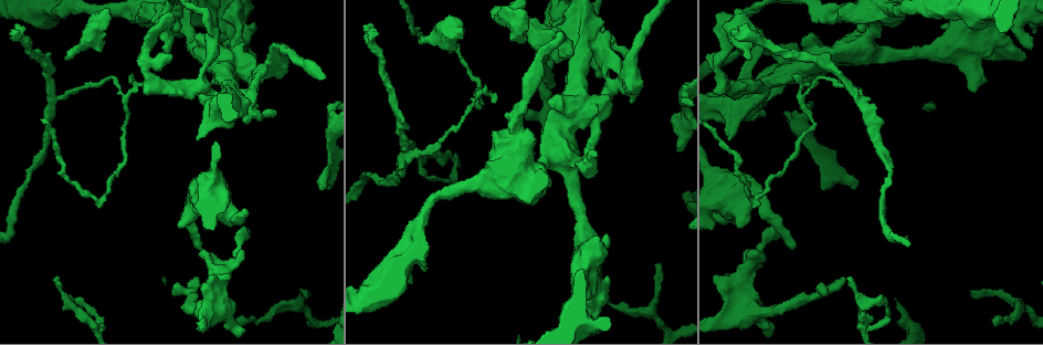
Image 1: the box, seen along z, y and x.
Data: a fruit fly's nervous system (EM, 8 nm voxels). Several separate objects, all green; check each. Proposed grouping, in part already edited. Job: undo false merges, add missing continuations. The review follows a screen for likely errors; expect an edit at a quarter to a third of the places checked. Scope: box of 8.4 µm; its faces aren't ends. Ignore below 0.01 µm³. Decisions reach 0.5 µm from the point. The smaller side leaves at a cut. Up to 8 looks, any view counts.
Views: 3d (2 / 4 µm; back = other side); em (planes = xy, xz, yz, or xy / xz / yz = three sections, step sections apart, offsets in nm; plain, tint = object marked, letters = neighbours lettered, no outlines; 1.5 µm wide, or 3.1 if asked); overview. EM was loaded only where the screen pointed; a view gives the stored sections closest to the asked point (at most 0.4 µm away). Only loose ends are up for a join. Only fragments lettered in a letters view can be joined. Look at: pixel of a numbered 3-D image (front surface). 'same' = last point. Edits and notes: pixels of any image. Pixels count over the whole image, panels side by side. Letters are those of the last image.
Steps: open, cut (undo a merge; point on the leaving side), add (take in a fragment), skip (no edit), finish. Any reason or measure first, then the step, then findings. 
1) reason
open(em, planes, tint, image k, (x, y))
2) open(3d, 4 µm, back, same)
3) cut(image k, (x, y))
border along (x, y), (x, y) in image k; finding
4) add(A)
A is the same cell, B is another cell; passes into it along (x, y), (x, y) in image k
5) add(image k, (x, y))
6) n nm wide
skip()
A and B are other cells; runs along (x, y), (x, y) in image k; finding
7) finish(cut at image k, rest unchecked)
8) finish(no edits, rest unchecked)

touches itself
open(3d, 2 µm, image 1, (95, 327))

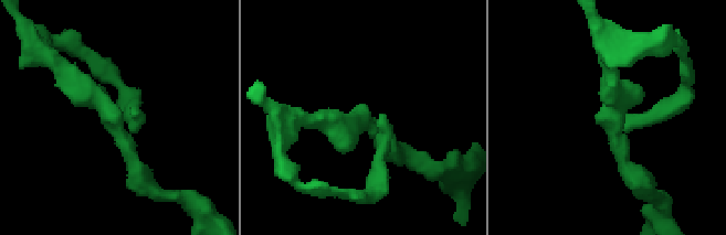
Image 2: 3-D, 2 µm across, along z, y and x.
shape alone is not enough
open(em, planes, tint, image 2, (362, 119))

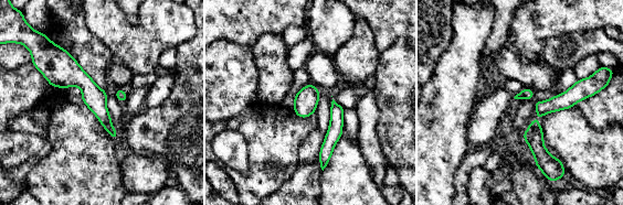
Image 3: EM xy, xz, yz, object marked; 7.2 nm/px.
open(em, planes, letters, same)

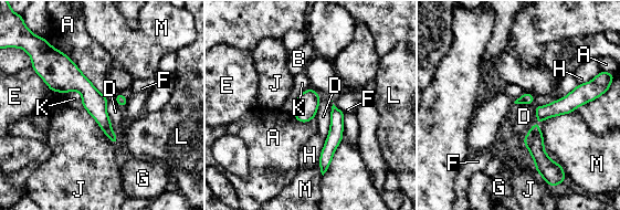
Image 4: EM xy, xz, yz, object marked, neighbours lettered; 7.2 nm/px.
skip()
A, B, D, E, F, G, H, J, K, L and M are other cells; runs along (42, 72), (74, 80), (115, 140) in image 4; one neuron here

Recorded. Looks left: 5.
thin end
open(em, xz, step 8, letters, image 1, (971, 290))

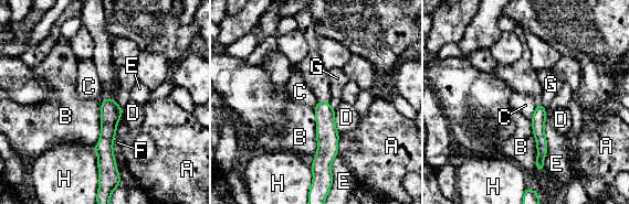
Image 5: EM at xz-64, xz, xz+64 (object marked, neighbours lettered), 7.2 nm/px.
skip()
A, B, C, D, E, F, G and H are other cells; runs along (113, 102), (106, 137), (107, 170) in image 5; none of them fits

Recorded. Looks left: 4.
thin end
open(em, planes, letters, image 1, (238, 321))

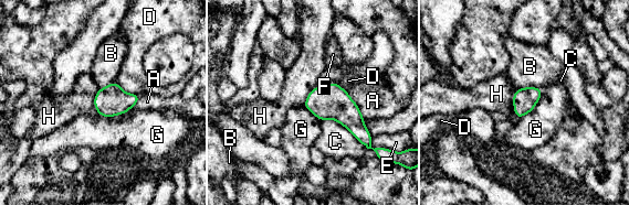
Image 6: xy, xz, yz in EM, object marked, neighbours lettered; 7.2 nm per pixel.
170 nm wide
skip()
A, B, C, D, E, F, G and H are other cells; border along (100, 88), (94, 98), (96, 112) in image 6; no lettered fragment goes on from it

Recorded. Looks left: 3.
finish(no edits, rest unchecked)

